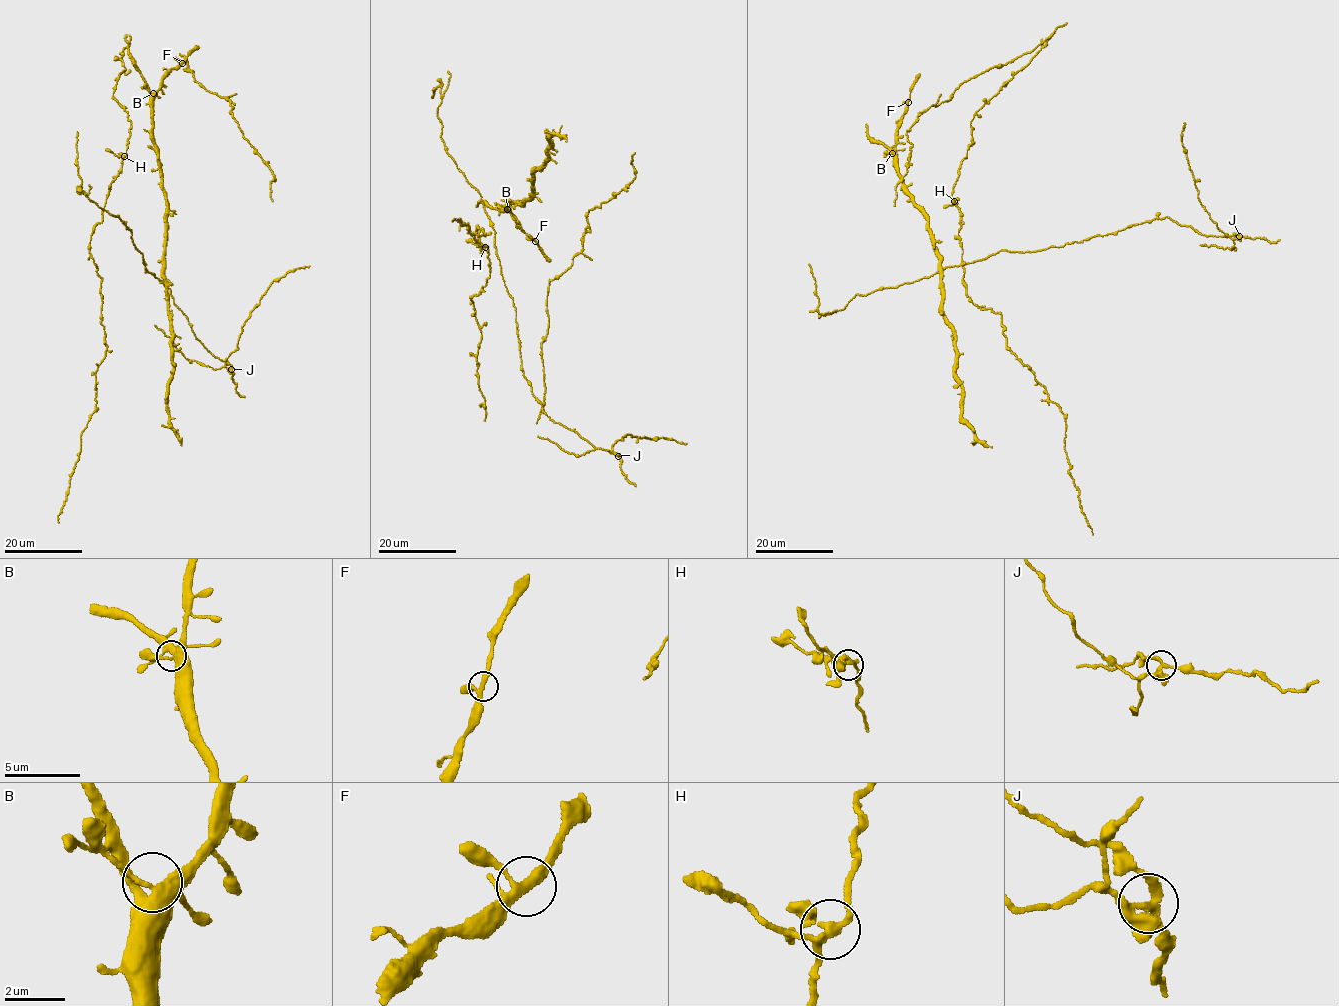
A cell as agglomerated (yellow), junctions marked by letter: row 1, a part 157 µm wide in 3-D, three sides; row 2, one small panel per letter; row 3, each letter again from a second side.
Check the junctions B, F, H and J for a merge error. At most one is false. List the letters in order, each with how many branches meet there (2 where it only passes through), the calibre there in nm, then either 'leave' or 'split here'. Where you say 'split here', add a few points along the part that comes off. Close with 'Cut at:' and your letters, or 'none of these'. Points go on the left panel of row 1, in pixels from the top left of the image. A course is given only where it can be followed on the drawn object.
B: 4 branches meet; 360 nm thick; leave
F: 4 branches meet; 260 nm thick; leave
H: 4 branches meet; 240 nm thick; leave
J: 4 branches meet; 320 nm thick; split here; foreign part runs (231, 369), (225, 367), (225, 360), (237, 348), (241, 327), (260, 298), (273, 281), (309, 265)
Cut at: J

